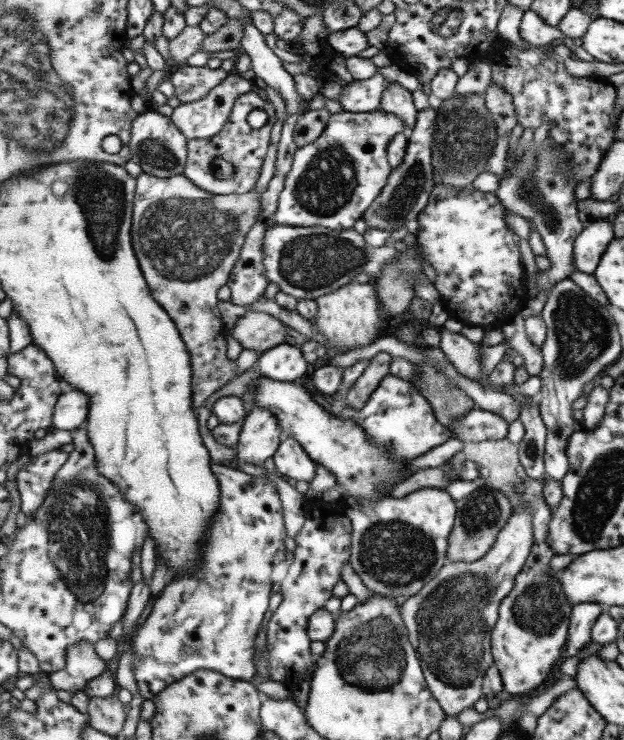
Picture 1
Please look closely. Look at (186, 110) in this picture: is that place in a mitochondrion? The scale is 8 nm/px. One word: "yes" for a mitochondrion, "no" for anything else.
no

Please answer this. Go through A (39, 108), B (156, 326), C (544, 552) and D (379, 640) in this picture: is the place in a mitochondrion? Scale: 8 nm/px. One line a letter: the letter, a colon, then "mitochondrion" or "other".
A: mitochondrion
B: other
C: other
D: mitochondrion

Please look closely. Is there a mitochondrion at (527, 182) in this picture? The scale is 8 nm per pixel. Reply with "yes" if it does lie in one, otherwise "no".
yes

